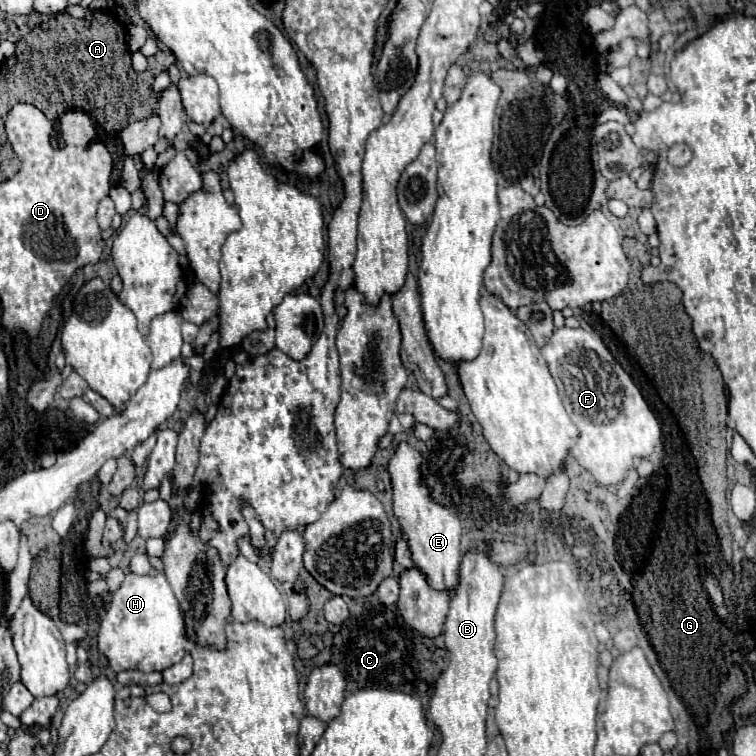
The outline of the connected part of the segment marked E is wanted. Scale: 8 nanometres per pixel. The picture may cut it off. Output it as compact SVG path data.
M400 442L390 456L388 472L394 488L394 514L402 526L404 536L410 542L414 564L426 574L434 590L454 590L458 584L458 566L462 560L460 552L460 522L454 512L434 502L432 490L424 484L422 476L422 454L408 442Z

